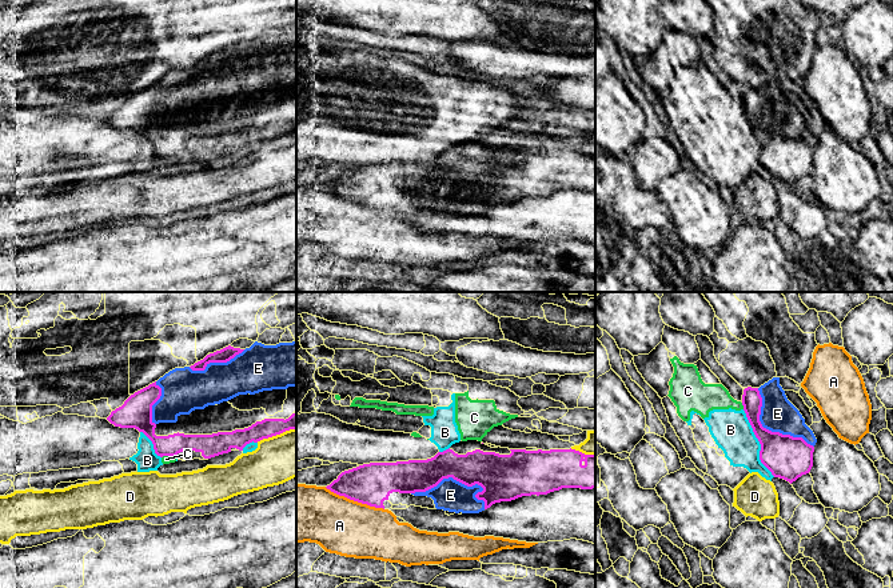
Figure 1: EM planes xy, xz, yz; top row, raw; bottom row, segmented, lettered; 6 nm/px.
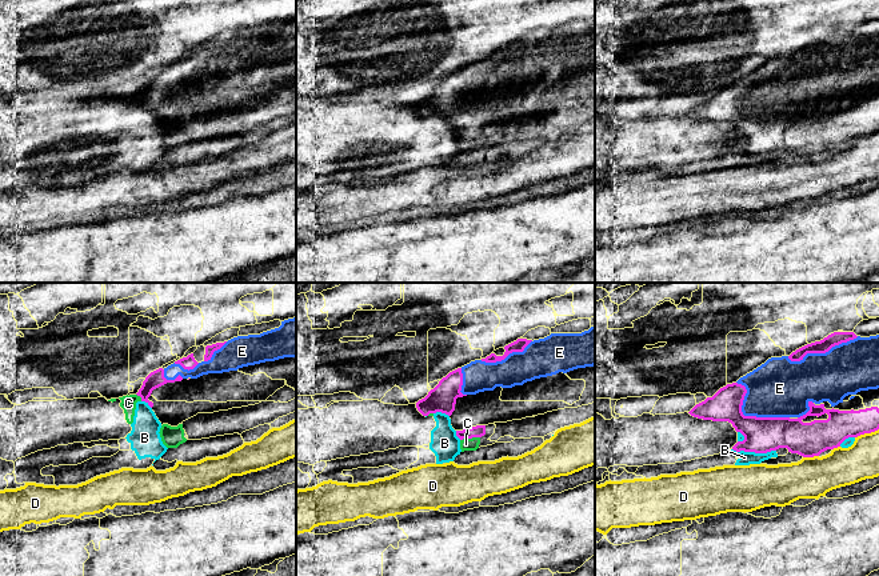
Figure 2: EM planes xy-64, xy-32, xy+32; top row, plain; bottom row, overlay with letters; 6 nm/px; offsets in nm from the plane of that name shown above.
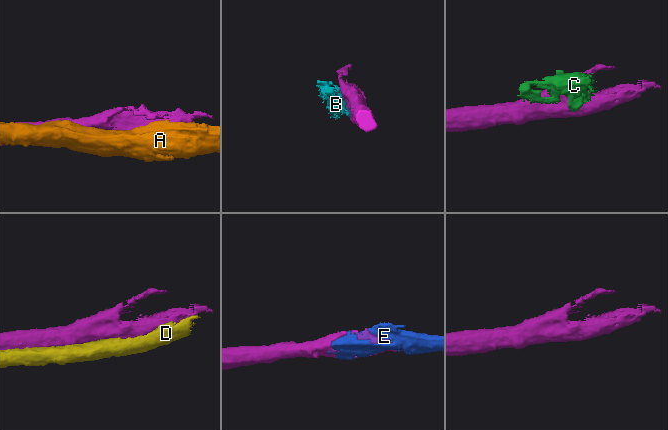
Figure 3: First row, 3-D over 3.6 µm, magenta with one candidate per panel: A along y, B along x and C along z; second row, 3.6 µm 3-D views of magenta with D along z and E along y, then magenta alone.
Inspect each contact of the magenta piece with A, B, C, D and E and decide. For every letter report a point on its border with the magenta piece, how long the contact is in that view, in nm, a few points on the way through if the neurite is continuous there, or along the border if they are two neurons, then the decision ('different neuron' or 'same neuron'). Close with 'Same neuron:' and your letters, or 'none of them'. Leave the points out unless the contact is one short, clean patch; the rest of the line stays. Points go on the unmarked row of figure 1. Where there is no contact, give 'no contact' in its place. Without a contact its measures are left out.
A: meets magenta in xz at (354, 202); contact 380 nm long; different neuron
B: meets magenta in yz at (760, 144); contact 460 nm long; different neuron
C: meets magenta in yz at (742, 106); contact 40 nm long; different neuron
D: meets magenta in xy at (275, 136); contact 260 nm long; different neuron
E: meets magenta in xz at (459, 183); contact 460 nm long; same neuron
Same neuron: E

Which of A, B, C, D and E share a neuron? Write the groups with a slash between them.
A / B C / D / E

